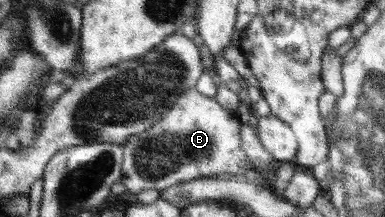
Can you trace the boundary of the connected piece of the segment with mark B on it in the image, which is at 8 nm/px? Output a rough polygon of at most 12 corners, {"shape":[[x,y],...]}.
{"shape":[[195,86],[125,141],[126,190],[255,168],[241,122]]}

